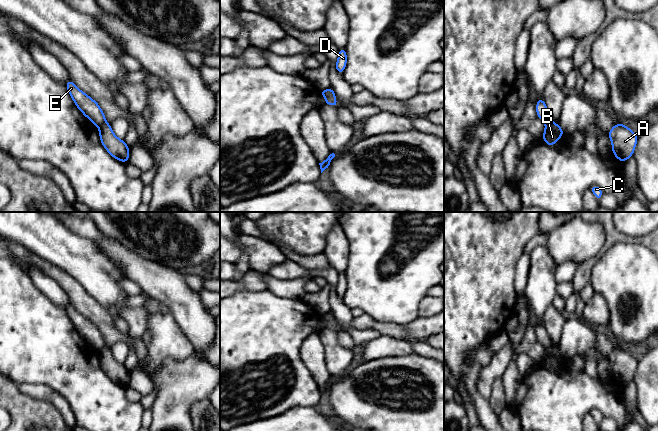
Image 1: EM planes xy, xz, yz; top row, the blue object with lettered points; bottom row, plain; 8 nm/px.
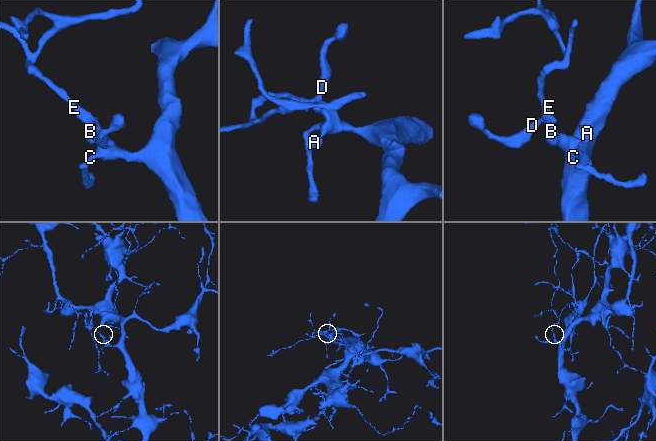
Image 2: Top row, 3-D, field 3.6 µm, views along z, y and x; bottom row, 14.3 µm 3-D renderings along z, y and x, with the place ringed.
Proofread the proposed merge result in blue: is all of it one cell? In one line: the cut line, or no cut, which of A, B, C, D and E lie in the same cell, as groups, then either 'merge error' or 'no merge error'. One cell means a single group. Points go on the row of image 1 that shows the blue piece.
xy (106, 122), (98, 127) | A B C / D E | merge error

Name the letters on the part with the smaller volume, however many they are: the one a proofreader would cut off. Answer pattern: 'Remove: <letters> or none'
Remove: D, E

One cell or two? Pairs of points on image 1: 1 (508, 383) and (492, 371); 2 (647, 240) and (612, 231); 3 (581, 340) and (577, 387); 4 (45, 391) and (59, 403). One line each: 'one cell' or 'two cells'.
1: two cells
2: one cell
3: two cells
4: one cell

